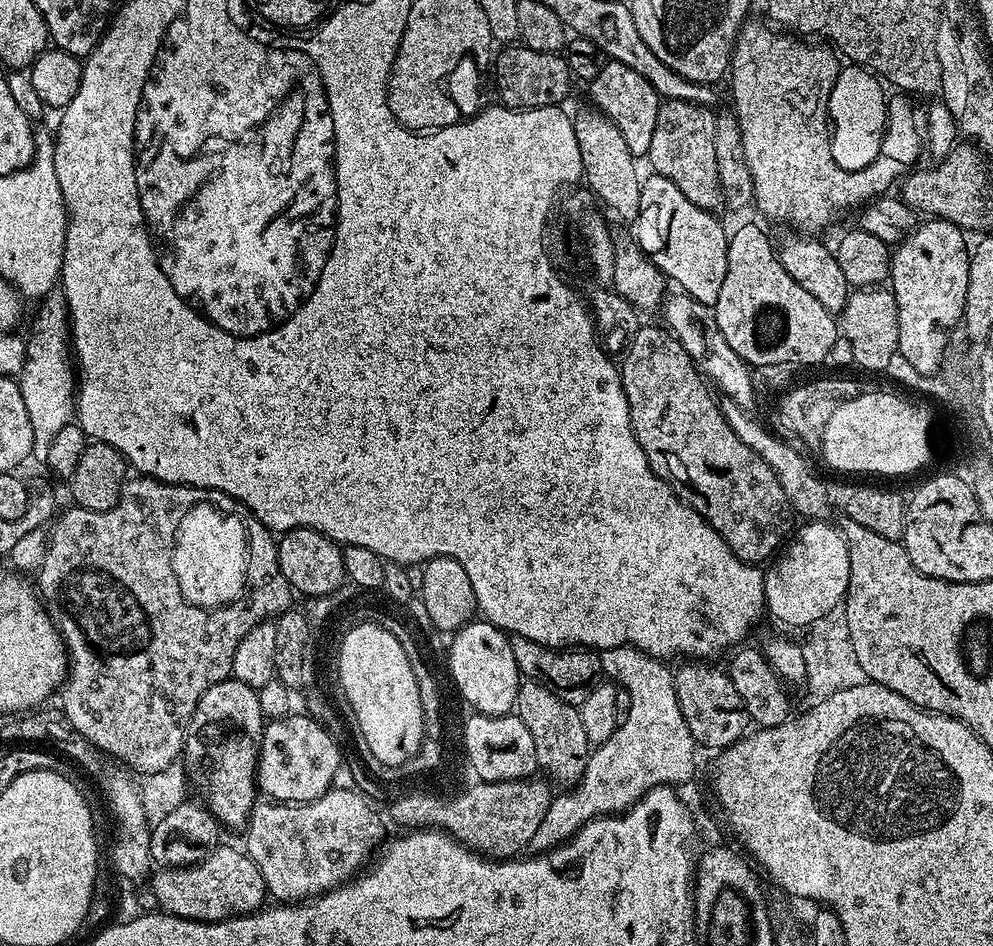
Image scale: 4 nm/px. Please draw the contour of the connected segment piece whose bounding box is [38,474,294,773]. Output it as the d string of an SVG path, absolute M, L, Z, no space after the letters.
M143 474L137 475L135 478L125 480L120 501L110 510L91 512L85 508L72 506L69 507L69 512L61 511L55 517L50 528L46 558L38 573L38 579L40 579L38 595L44 607L47 608L48 615L56 623L56 629L59 630L60 637L64 639L64 645L68 647L70 667L68 678L64 681L62 691L58 696L58 704L66 714L66 718L70 718L70 726L74 726L74 730L78 730L78 734L82 734L82 738L86 738L94 747L100 749L101 753L108 755L109 752L110 755L117 756L116 760L121 765L127 765L135 771L151 773L164 771L181 759L180 751L185 751L188 727L202 694L206 694L206 690L210 690L210 686L231 677L234 650L238 650L238 642L242 642L242 638L246 638L246 634L250 634L250 630L254 630L254 626L258 626L263 620L272 620L280 613L289 611L293 607L294 590L288 585L288 579L284 577L280 569L277 537L268 531L268 527L257 516L249 514L245 504L240 503L236 508L232 508L232 514L242 516L243 524L248 526L248 542L252 542L250 586L246 588L246 594L240 596L240 606L234 606L232 610L224 612L224 620L210 618L202 610L196 610L194 600L188 598L188 594L184 592L182 582L180 582L180 570L176 566L176 548L178 548L178 538L180 538L180 520L188 518L188 514L194 506L194 498L204 498L205 491L201 488L189 488L182 484L163 484L160 480L153 480L151 476Z

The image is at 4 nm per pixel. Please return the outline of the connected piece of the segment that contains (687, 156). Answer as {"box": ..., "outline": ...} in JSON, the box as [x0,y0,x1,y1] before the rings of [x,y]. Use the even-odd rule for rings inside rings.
{"box":[646,100,724,213],"outline":[[[664,100],[658,110],[658,123],[654,126],[654,139],[646,157],[652,163],[651,171],[657,176],[670,178],[694,206],[710,213],[724,204],[722,186],[718,182],[718,161],[714,158],[714,112],[703,104],[681,100]]]}

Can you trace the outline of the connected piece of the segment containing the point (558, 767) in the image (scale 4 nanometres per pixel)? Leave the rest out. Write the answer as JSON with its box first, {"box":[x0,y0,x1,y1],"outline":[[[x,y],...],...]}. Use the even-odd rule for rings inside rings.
{"box":[514,680,590,786],"outline":[[[524,680],[518,690],[514,712],[526,722],[526,730],[530,730],[530,738],[534,738],[537,765],[545,768],[558,783],[564,784],[560,786],[575,785],[582,778],[590,755],[590,743],[582,726],[579,707],[562,702],[562,698],[550,694],[546,686]]]}

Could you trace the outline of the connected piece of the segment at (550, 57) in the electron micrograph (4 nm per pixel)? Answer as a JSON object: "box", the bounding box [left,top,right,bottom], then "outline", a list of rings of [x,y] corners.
{"box":[496,46,574,110],"outline":[[[504,46],[500,50],[496,60],[496,92],[503,107],[517,110],[555,108],[565,103],[563,100],[574,85],[574,77],[561,53],[530,50],[523,46]]]}

